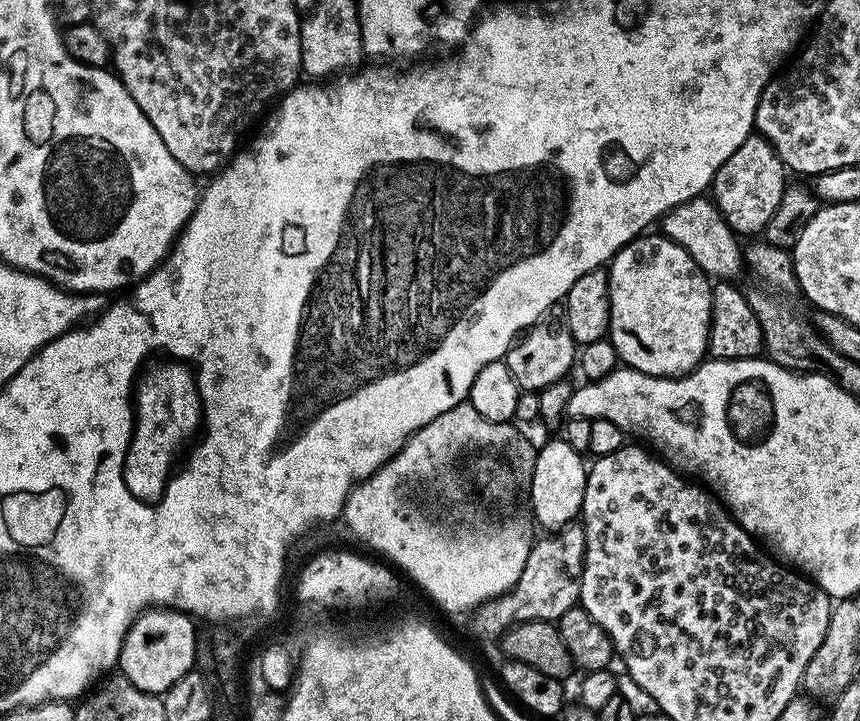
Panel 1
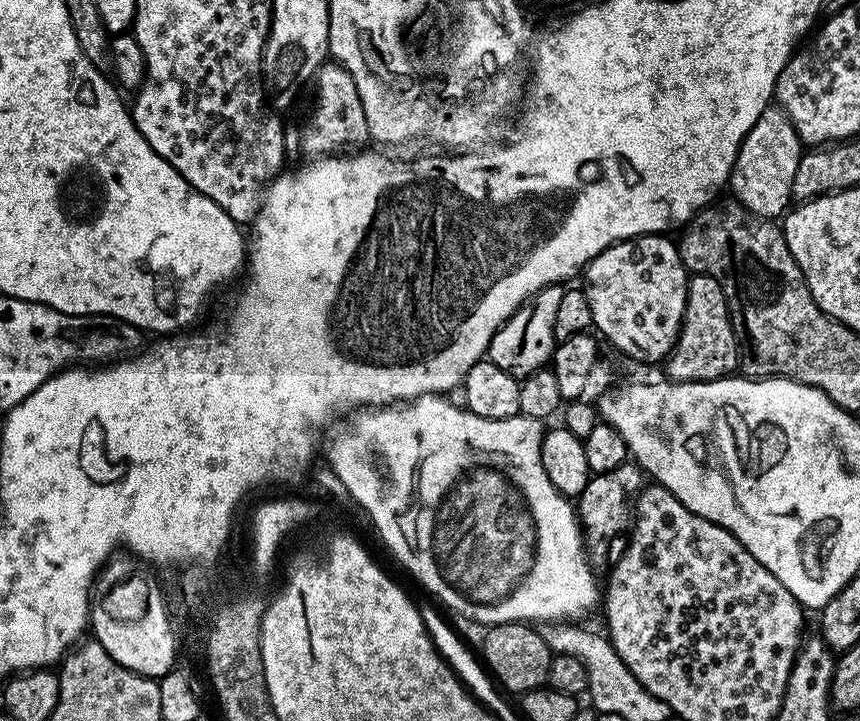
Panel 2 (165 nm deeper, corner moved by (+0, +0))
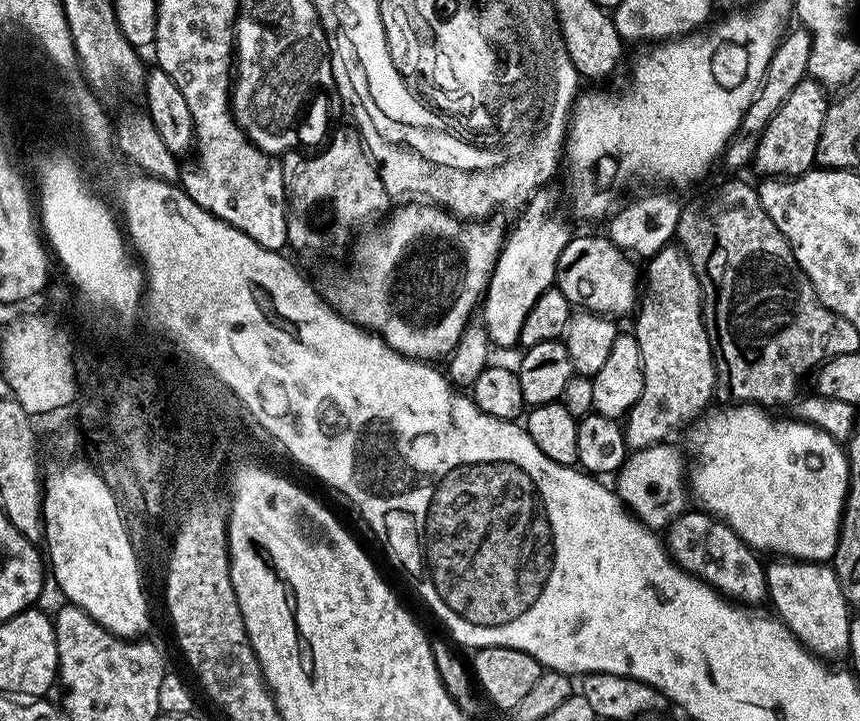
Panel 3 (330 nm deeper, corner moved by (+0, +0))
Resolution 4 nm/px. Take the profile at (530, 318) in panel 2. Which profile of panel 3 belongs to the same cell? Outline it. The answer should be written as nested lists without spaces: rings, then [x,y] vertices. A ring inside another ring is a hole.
[[[552,186],[537,188],[523,205],[522,211],[524,217],[517,222],[516,229],[503,237],[500,256],[482,301],[482,319],[488,339],[497,349],[515,349],[519,345],[524,323],[538,298],[555,285],[558,258],[574,235],[573,229],[568,229],[567,222],[555,216],[556,192]]]

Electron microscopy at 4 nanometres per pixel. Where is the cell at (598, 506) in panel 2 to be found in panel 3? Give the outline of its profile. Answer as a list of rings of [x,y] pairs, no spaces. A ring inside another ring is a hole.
[[[672,442],[662,444],[651,444],[648,448],[639,448],[629,455],[624,461],[624,465],[619,472],[615,473],[614,491],[624,503],[625,508],[632,513],[636,519],[653,530],[667,529],[669,524],[676,521],[683,515],[690,504],[690,485],[686,479],[686,469],[684,470],[684,456],[672,445]]]

